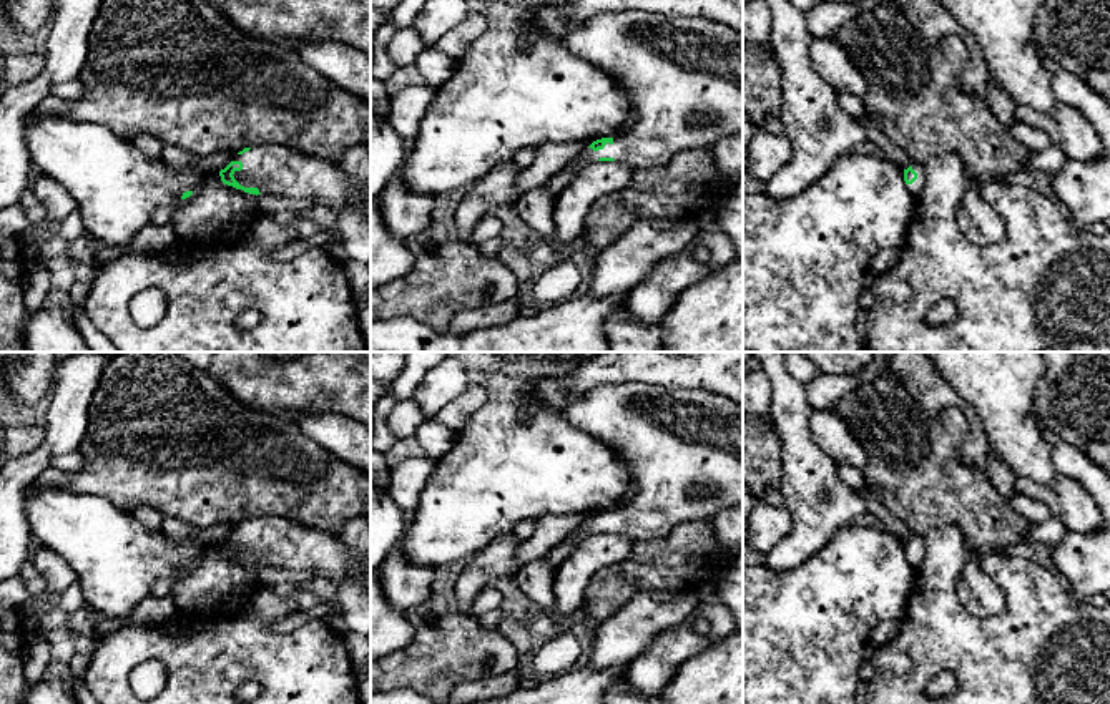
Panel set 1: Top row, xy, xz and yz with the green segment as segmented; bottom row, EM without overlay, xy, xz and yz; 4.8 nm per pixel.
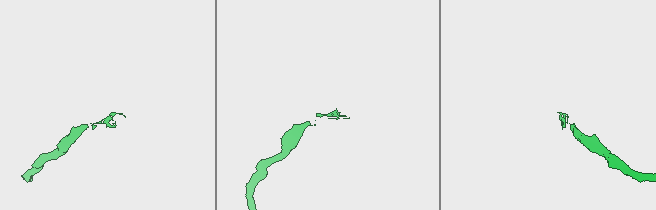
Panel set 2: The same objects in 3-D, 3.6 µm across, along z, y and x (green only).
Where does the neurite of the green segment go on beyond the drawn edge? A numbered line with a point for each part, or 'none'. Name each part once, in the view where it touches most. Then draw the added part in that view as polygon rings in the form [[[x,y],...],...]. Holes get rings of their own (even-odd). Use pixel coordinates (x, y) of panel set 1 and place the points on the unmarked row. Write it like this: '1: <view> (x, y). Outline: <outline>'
1: xy (275, 542). Outline: [[[282,516],[253,518],[233,533],[243,535],[243,541],[233,546],[241,558],[306,574],[321,571],[336,588],[357,565],[356,555],[342,543],[341,535],[312,530]]]

